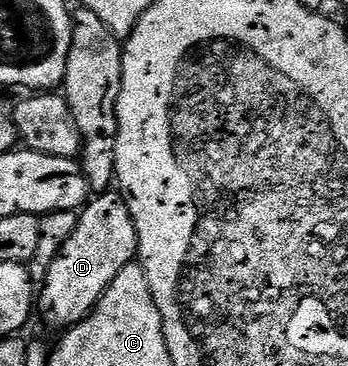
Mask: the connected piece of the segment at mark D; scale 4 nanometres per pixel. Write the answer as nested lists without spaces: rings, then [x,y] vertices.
[[[114,190],[95,195],[81,209],[76,230],[72,230],[72,238],[64,242],[60,254],[56,254],[48,270],[46,279],[41,281],[40,295],[36,300],[40,316],[42,312],[43,318],[54,328],[62,328],[61,330],[73,328],[98,307],[98,299],[106,292],[106,287],[114,281],[116,274],[120,274],[120,270],[124,270],[124,266],[135,263],[137,255],[138,235],[127,197]]]

